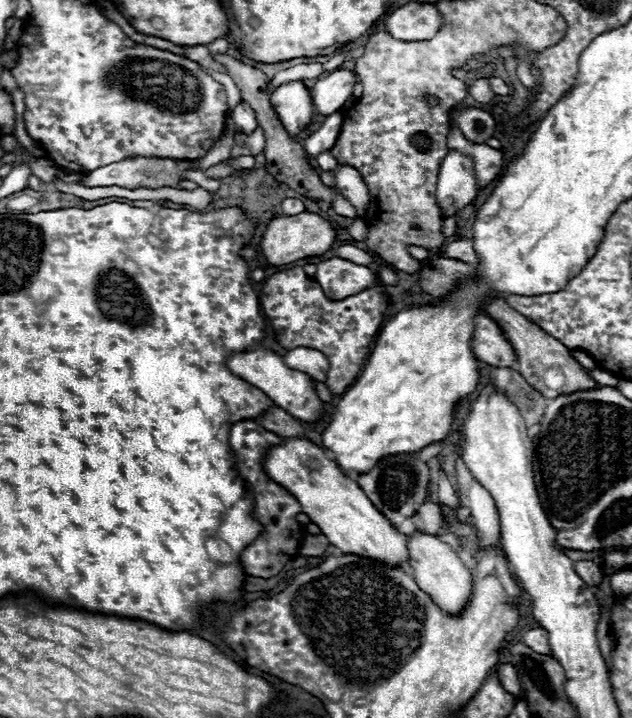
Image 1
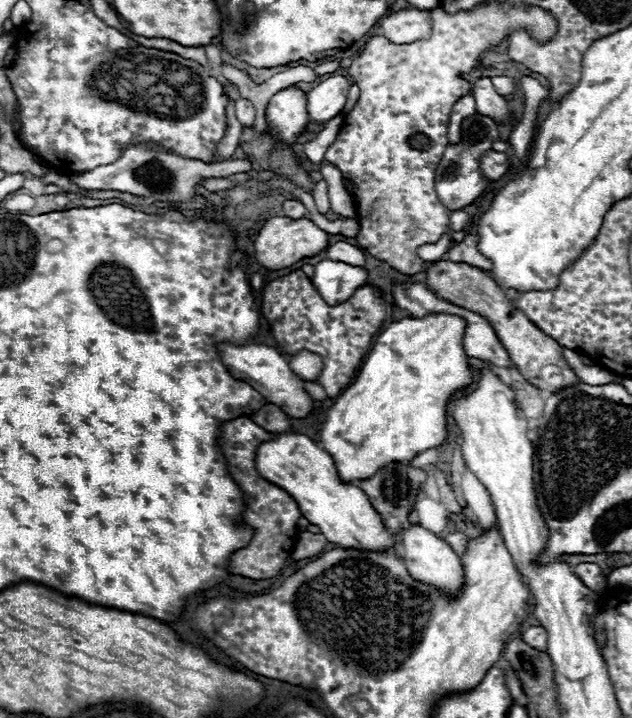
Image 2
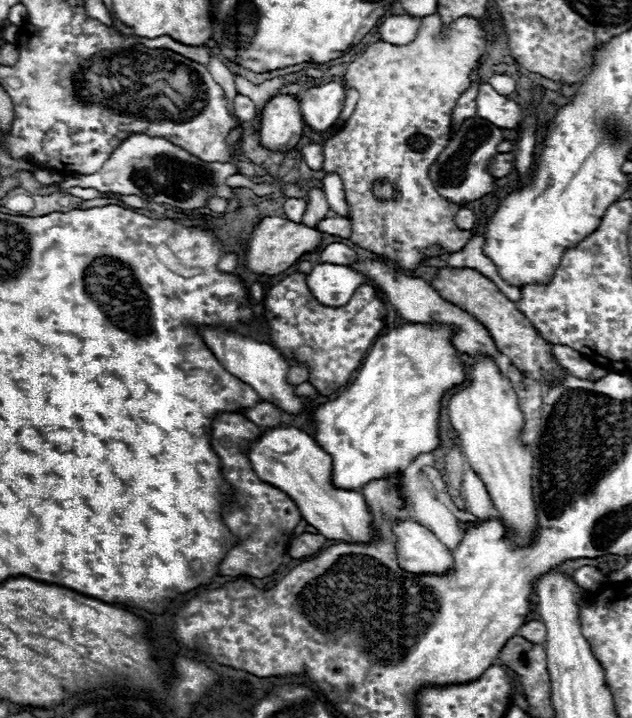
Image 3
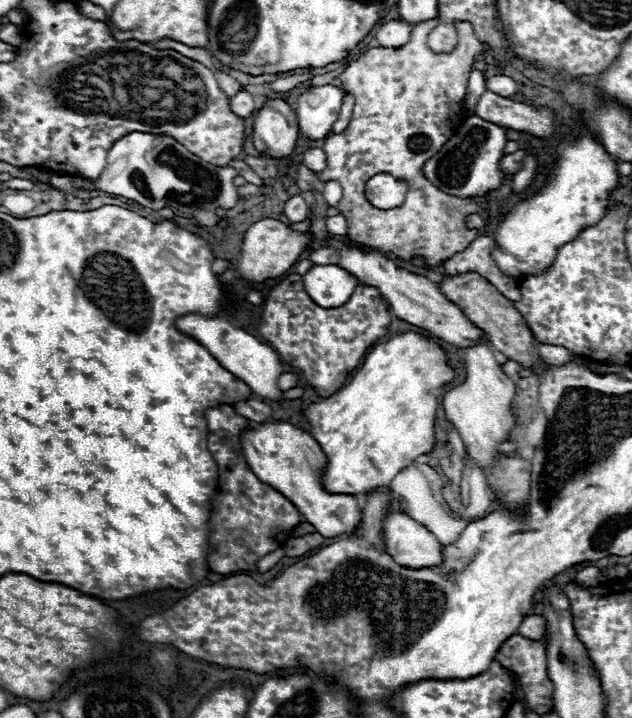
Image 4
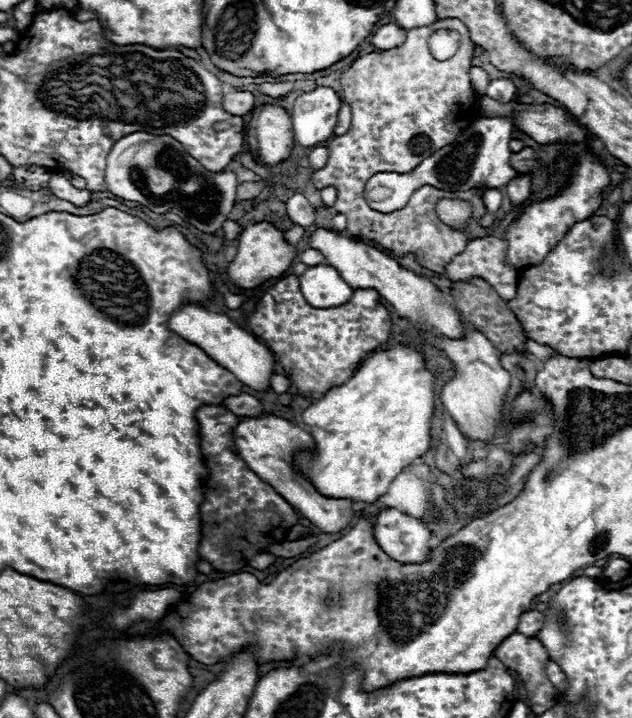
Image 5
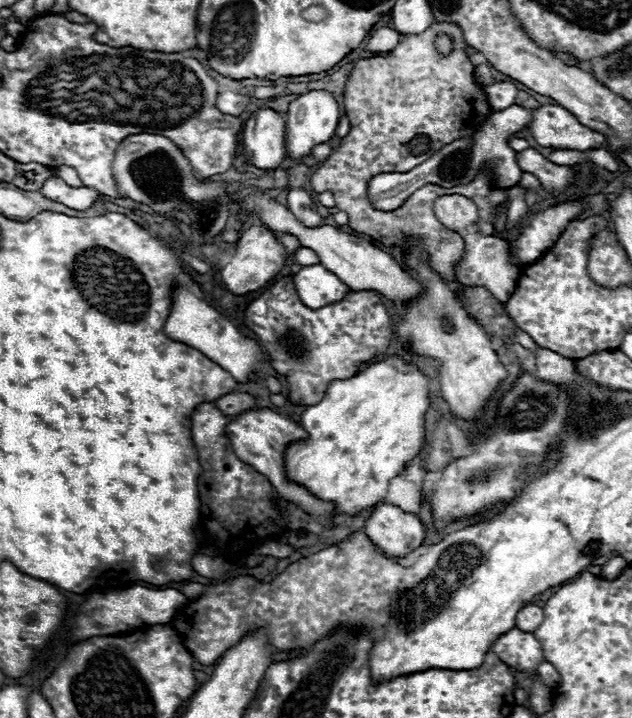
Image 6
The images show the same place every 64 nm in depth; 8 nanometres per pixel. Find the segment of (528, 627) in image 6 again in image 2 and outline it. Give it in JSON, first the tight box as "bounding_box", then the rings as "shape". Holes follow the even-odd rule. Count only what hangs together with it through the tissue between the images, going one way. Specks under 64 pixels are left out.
{"bounding_box":[522,626,546,652],"shape":[[[530,626],[530,628],[526,628],[522,632],[522,640],[528,646],[532,646],[532,648],[536,648],[540,652],[546,652],[546,630],[542,626]]]}

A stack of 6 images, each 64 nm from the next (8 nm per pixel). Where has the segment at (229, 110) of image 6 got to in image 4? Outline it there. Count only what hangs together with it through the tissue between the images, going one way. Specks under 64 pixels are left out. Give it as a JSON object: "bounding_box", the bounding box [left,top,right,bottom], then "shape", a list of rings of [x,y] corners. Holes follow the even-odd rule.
{"bounding_box":[230,92,254,118],"shape":[[[238,92],[234,98],[230,98],[230,110],[238,118],[250,118],[254,112],[254,98],[248,92]]]}

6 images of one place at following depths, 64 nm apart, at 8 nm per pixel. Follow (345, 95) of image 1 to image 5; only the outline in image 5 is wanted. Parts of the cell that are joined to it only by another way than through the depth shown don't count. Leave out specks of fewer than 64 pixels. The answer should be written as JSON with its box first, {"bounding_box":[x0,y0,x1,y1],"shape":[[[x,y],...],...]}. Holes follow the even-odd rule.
{"bounding_box":[290,86,340,146],"shape":[[[318,86],[298,96],[290,110],[294,142],[300,146],[314,146],[328,140],[334,134],[340,104],[340,96],[328,86]]]}

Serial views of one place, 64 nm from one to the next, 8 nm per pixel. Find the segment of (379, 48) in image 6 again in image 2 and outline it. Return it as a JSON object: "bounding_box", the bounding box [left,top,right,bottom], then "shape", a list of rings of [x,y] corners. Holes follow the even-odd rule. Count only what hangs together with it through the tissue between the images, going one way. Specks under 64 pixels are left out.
{"bounding_box":[380,8,432,44],"shape":[[[404,8],[390,16],[386,16],[380,26],[384,28],[384,36],[396,44],[410,44],[432,34],[432,18],[430,10]]]}

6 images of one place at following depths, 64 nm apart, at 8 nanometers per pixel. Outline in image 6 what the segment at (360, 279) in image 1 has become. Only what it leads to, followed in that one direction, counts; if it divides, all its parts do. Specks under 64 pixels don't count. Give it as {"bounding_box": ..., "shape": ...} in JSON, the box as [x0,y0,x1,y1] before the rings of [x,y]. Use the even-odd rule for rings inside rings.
{"bounding_box":[296,264,350,308],"shape":[[[322,264],[304,266],[296,276],[296,292],[308,308],[322,308],[334,302],[340,302],[350,288],[330,270],[326,270]]]}

